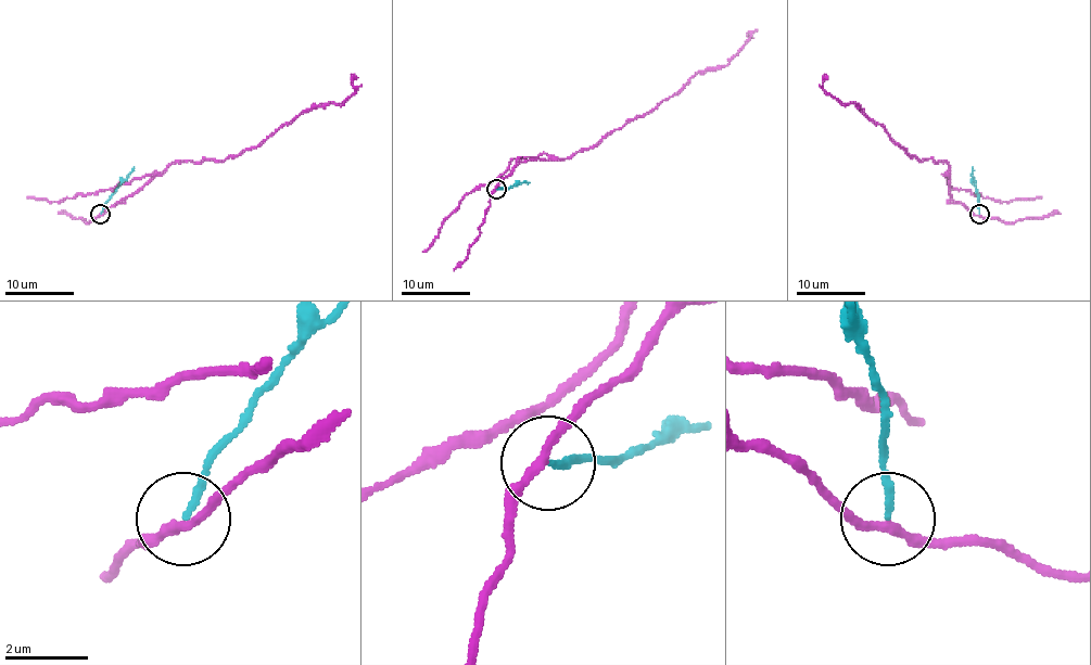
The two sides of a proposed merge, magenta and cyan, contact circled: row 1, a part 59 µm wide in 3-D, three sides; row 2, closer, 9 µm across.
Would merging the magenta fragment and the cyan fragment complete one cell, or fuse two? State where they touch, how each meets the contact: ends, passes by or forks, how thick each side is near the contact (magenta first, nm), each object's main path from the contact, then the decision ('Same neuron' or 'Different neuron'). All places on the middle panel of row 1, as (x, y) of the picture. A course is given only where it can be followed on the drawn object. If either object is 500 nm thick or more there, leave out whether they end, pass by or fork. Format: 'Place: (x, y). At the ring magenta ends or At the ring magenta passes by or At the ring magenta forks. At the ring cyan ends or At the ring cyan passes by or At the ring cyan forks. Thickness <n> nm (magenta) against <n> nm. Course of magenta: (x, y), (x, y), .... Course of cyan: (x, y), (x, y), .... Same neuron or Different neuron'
Place: (496, 189). At the ring magenta passes by. At the ring cyan ends. Thickness 200 nm (magenta) against 170 nm. Course of magenta: (496, 189), (524, 160), (563, 160), (593, 148), (698, 72), (727, 65), (748, 33), (753, 38). Course of cyan: (496, 189), (530, 182). Different neuron

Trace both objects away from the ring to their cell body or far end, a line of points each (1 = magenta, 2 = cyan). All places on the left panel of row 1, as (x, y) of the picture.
1: (101, 215), (177, 162), (225, 160), (257, 146), (303, 112), (341, 103), (353, 94), (353, 80), (357, 77)
2: (101, 214), (104, 203), (134, 167)

